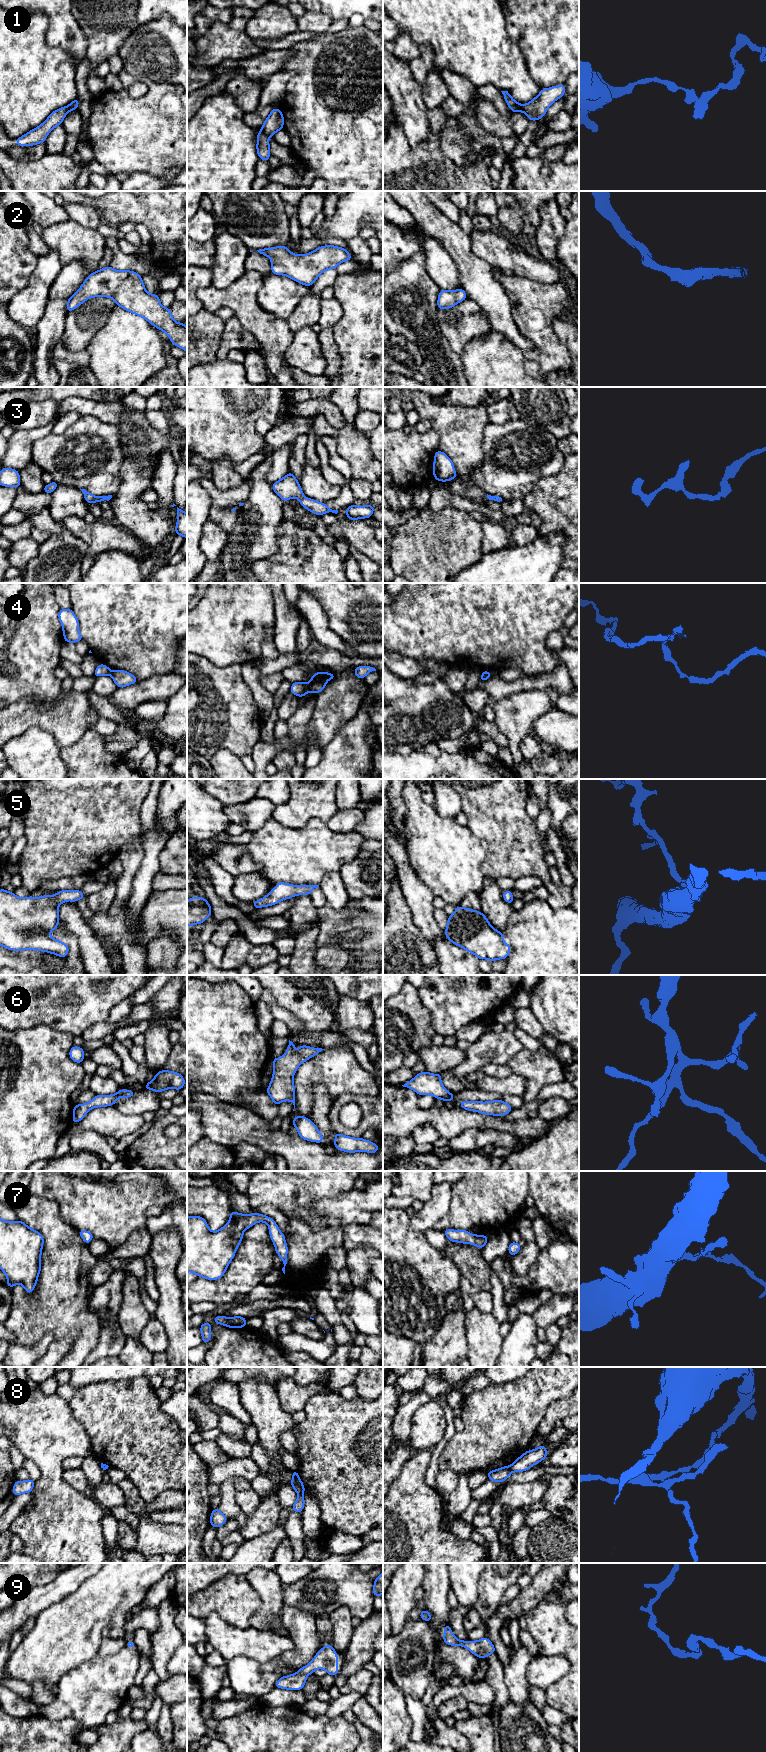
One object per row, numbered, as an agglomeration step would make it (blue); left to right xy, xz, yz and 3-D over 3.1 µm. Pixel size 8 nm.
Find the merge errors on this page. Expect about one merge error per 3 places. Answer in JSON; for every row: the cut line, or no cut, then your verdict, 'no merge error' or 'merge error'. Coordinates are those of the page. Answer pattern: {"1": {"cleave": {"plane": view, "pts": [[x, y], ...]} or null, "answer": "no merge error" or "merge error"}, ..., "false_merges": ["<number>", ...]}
{"1": {"cleave": {"plane": "xz", "pts": [[260, 130], [268, 136]]}, "answer": "merge error"}, "2": {"cleave": null, "answer": "no merge error"}, "3": {"cleave": null, "answer": "no merge error"}, "4": {"cleave": {"plane": "xz", "pts": [[306, 683], [308, 690]]}, "answer": "merge error"}, "5": {"cleave": null, "answer": "no merge error"}, "6": {"cleave": null, "answer": "no merge error"}, "7": {"cleave": null, "answer": "no merge error"}, "8": {"cleave": {"plane": "yz", "pts": [[508, 1466], [512, 1471]]}, "answer": "merge error"}, "9": {"cleave": null, "answer": "no merge error"}, "false_merges": ["1", "4", "8"]}

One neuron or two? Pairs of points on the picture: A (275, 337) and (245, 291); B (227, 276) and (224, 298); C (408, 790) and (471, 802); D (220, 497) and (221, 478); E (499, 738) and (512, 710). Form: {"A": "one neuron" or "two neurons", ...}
{"A": "one neuron", "B": "two neurons", "C": "two neurons", "D": "two neurons", "E": "two neurons"}

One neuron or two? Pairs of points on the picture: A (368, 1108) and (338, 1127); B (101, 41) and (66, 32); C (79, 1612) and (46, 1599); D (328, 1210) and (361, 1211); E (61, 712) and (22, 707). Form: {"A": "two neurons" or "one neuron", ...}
{"A": "one neuron", "B": "two neurons", "C": "two neurons", "D": "one neuron", "E": "one neuron"}

